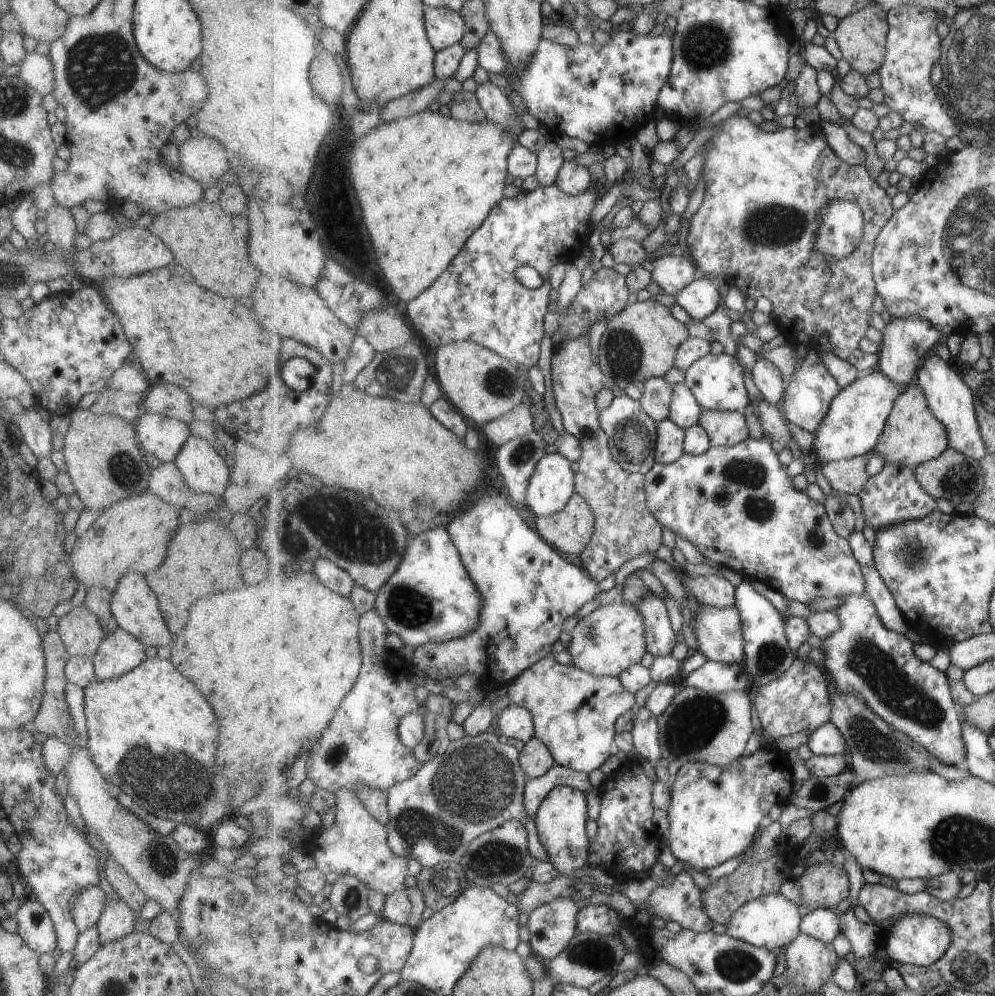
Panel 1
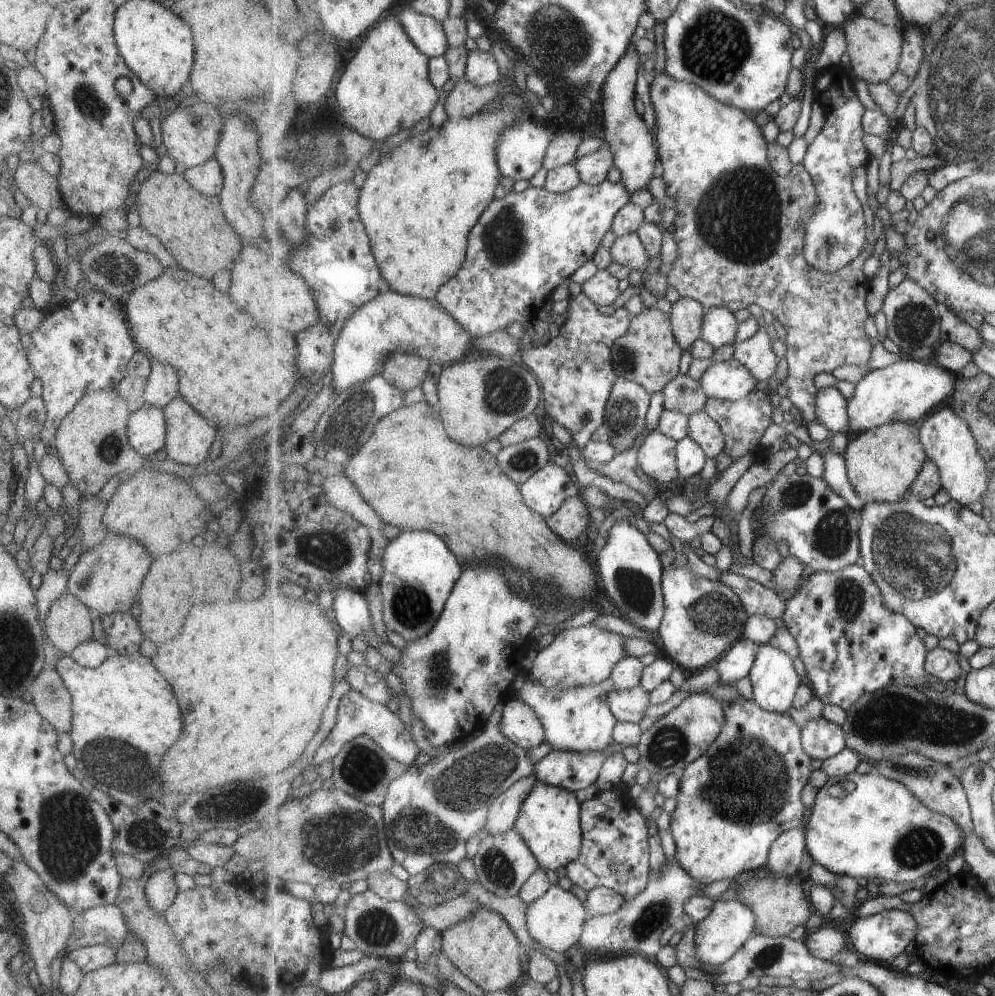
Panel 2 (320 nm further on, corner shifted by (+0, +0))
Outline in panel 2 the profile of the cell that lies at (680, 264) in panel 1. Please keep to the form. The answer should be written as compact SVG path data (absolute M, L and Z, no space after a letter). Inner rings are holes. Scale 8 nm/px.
M680 297L672 305L674 332L685 350L691 350L692 344L702 336L702 322L707 311L706 306L691 297Z

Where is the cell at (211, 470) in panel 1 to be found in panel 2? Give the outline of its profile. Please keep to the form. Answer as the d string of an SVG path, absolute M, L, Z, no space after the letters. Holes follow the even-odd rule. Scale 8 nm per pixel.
M179 394L161 410L165 421L166 456L173 462L191 466L204 462L216 438L216 430Z

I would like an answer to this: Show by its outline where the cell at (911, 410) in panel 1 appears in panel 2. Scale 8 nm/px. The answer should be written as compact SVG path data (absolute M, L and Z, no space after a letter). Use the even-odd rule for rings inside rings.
M893 421L852 436L843 455L849 478L860 499L867 503L901 500L928 460L928 452L921 442L920 428L903 421Z

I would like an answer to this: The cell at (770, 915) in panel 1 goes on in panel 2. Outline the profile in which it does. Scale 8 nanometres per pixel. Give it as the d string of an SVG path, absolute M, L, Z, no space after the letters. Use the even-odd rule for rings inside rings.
M733 899L732 901L720 902L716 901L716 907L713 912L705 915L702 921L696 924L696 952L697 956L702 961L702 966L706 970L717 968L719 965L726 963L735 956L735 953L744 947L744 944L756 934L756 914L752 908L749 908L745 903Z

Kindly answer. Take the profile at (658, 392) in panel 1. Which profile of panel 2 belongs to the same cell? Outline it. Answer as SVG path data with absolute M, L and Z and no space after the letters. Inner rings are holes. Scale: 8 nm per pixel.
M679 375L664 388L666 394L665 409L679 411L691 416L703 411L709 400L700 380L693 380L688 375Z

